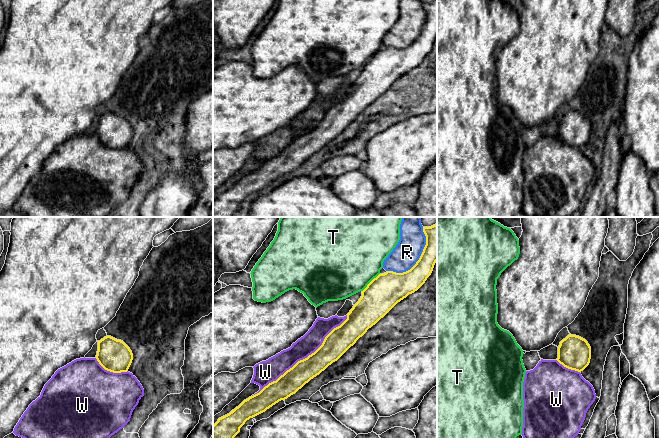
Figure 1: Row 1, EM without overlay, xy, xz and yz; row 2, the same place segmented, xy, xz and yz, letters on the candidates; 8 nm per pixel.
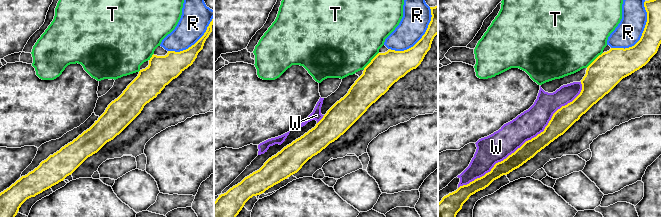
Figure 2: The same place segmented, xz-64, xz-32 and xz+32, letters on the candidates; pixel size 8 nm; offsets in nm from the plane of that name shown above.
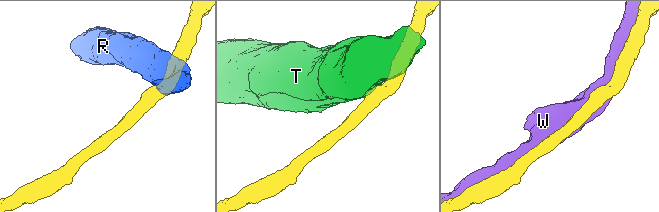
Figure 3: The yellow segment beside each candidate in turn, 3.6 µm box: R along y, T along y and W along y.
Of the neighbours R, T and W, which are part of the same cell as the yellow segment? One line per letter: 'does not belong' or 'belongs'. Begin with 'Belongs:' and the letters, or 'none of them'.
Belongs: W
R: does not belong
T: does not belong
W: belongs

